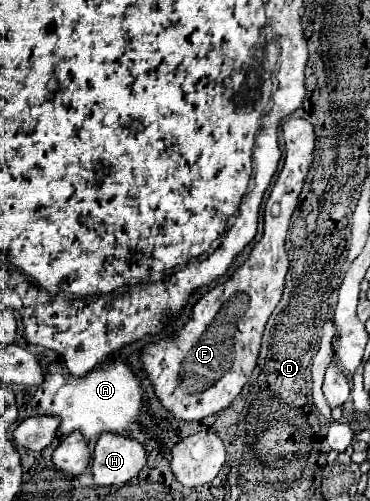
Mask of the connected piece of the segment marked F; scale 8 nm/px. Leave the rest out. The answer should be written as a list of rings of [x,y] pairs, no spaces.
[[[288,118],[282,126],[284,130],[284,140],[286,140],[286,160],[284,168],[278,174],[278,180],[270,192],[270,198],[266,200],[266,210],[264,210],[264,234],[260,242],[252,248],[250,258],[236,268],[236,272],[222,284],[216,284],[210,288],[206,294],[196,300],[192,306],[192,314],[188,322],[178,330],[174,330],[170,336],[164,336],[156,342],[146,344],[140,350],[140,366],[153,385],[154,392],[162,406],[180,420],[202,420],[210,414],[216,414],[224,410],[244,388],[244,384],[250,380],[252,370],[256,368],[256,358],[260,352],[260,340],[264,326],[276,308],[276,304],[282,298],[282,288],[284,288],[284,276],[288,272],[288,258],[286,258],[286,234],[288,234],[288,224],[290,216],[296,210],[298,204],[298,194],[302,190],[304,178],[308,174],[308,168],[312,164],[312,152],[314,152],[314,130],[312,124],[304,118]]]

